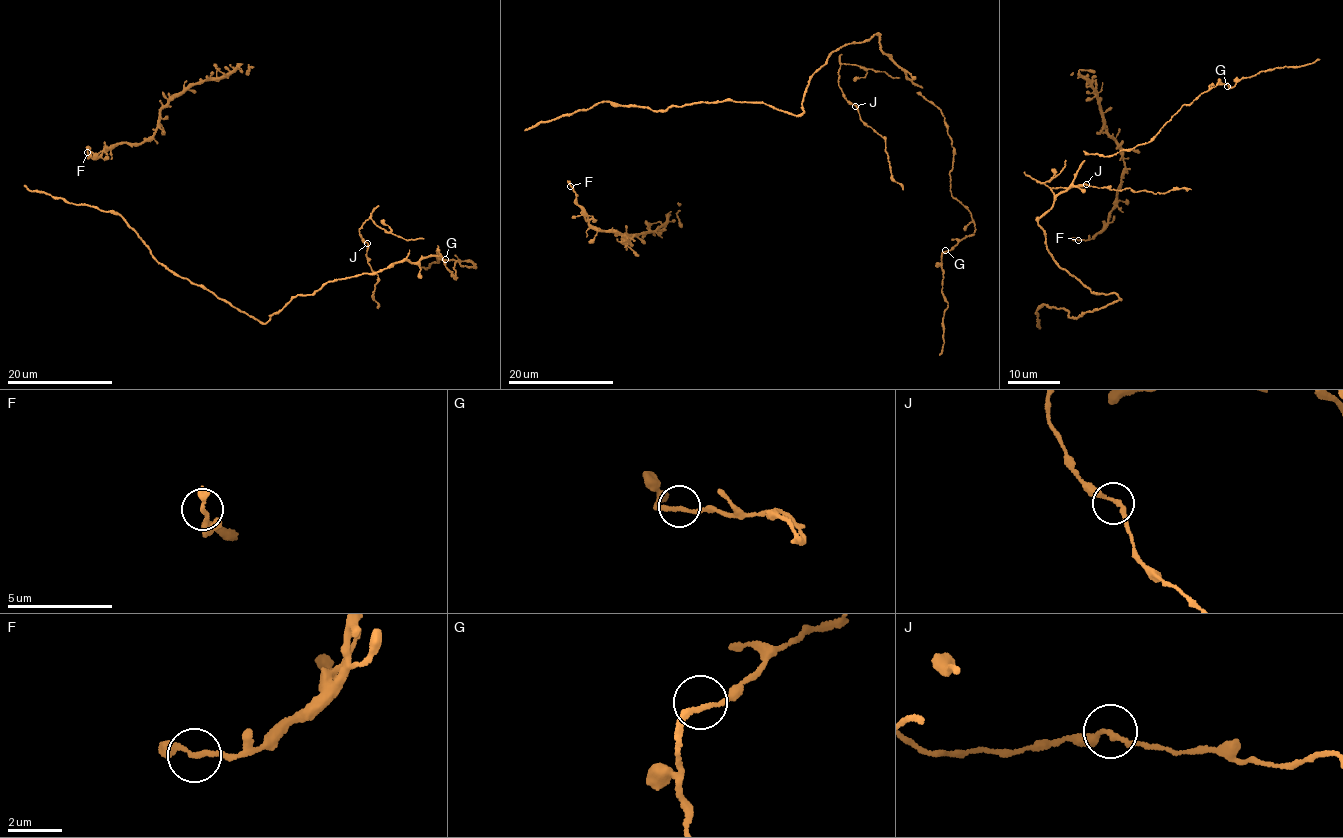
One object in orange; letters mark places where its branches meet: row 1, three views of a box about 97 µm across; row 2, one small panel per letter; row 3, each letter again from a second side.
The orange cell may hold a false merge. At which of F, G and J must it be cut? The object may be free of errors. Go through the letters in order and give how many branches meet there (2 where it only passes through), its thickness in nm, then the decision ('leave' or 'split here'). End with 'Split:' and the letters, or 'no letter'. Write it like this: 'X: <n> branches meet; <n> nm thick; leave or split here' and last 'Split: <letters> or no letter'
F: 2 branches meet; 200 nm thick; leave
G: 2 branches meet; 190 nm thick; leave
J: 2 branches meet; 190 nm thick; leave
Split: no letter

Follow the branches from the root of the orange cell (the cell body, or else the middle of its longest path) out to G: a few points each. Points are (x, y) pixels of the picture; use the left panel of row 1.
G: (248, 315), (265, 323), (297, 294), (438, 250), (454, 279), (456, 261), (476, 268), (445, 259)

